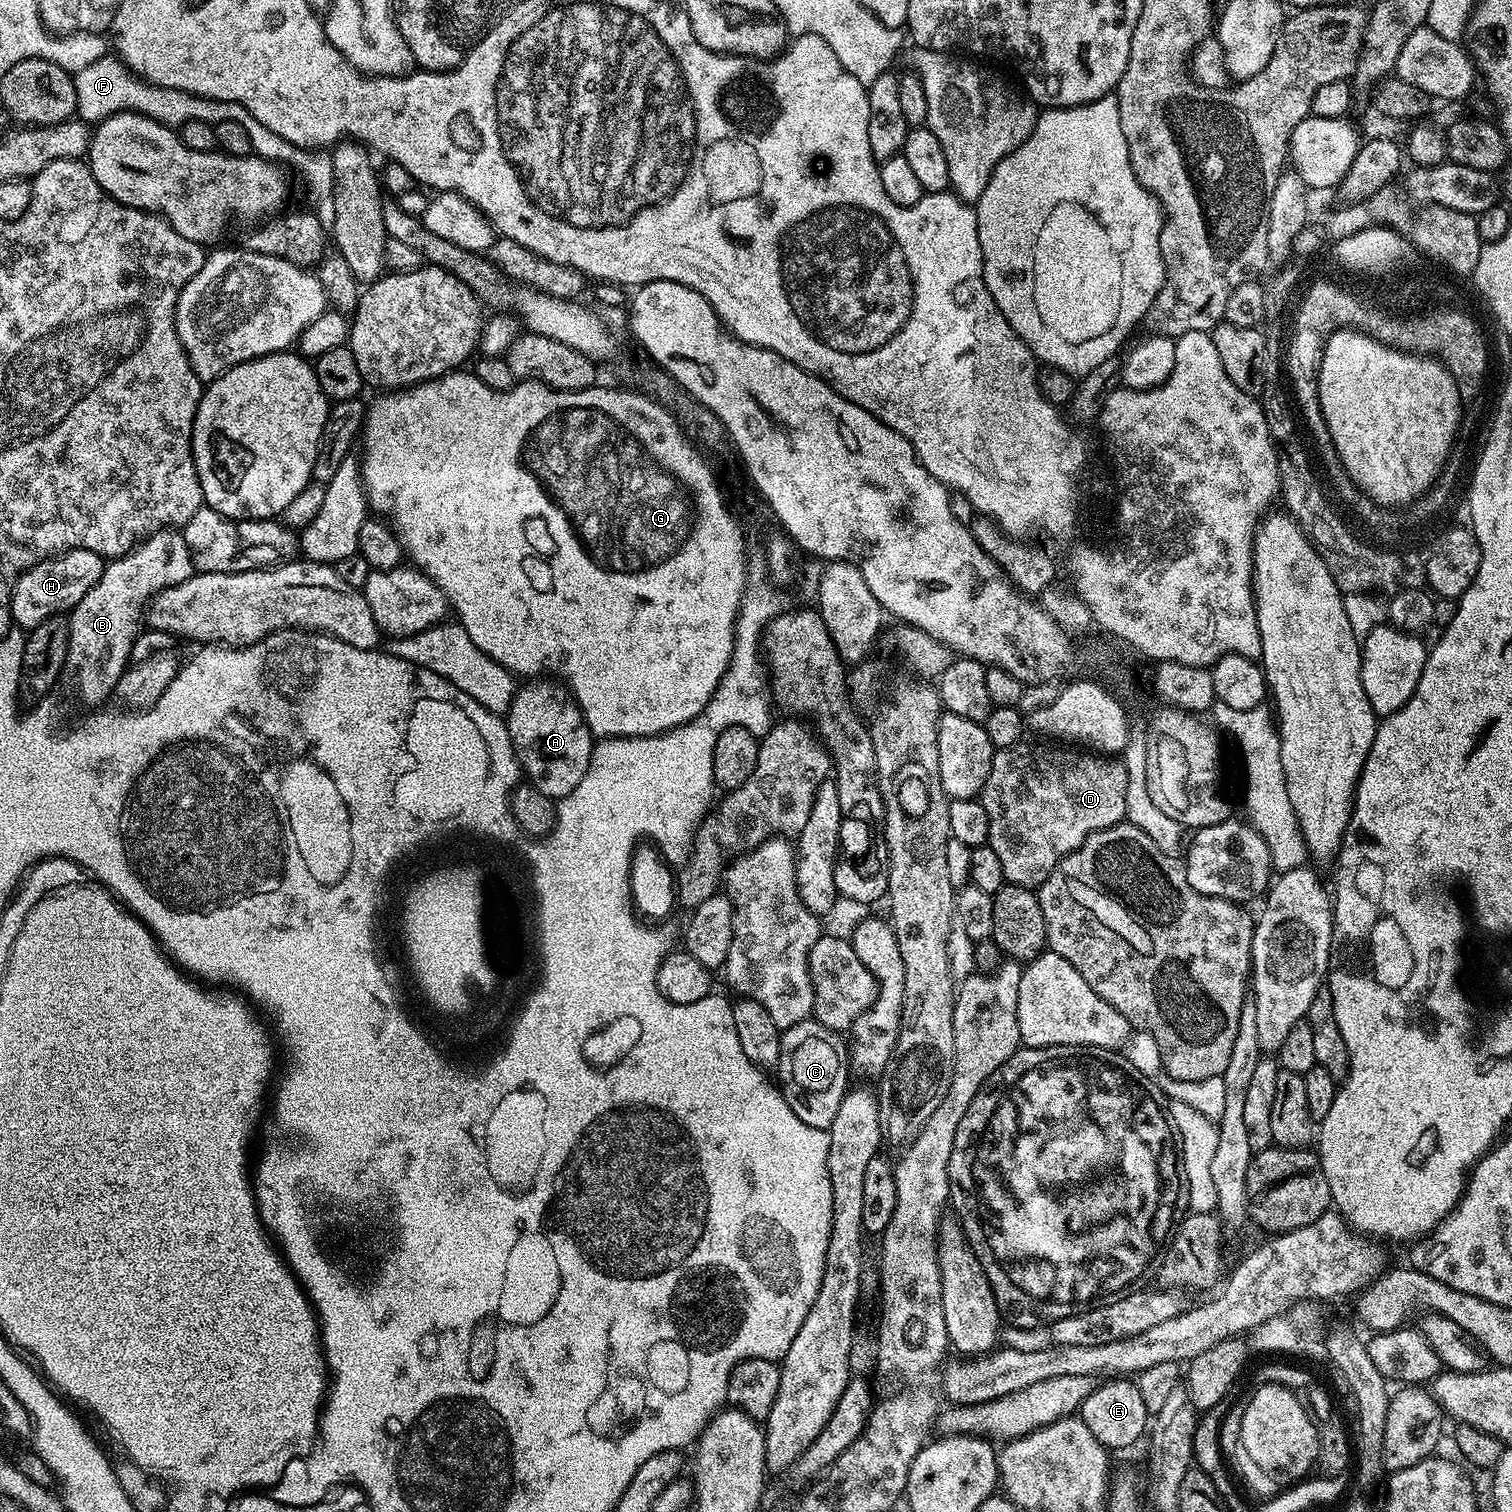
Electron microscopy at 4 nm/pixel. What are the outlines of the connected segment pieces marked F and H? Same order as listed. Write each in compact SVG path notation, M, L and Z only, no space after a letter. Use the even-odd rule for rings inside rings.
M107 55L93 65L78 72L74 78L76 92L77 117L86 124L97 124L116 112L137 112L151 120L171 128L180 128L192 121L216 125L218 122L237 122L250 115L238 102L222 102L192 95L182 90L170 90L164 87L148 85L133 76L119 57Z
M71 548L47 560L39 560L25 572L20 573L12 588L12 619L15 627L30 630L38 626L46 618L67 613L75 608L82 598L86 598L86 590L98 582L104 573L105 557L94 554L94 550Z

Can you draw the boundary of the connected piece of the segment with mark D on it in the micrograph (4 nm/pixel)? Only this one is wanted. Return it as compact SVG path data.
M1021 742L1011 748L995 749L988 777L978 797L986 810L986 818L990 820L987 847L998 854L1005 881L1033 890L1039 889L1046 878L1050 878L1056 863L1076 849L1086 837L1121 823L1126 808L1126 772L1119 759L1088 750L1052 747L1056 748L1039 748L1036 744Z

